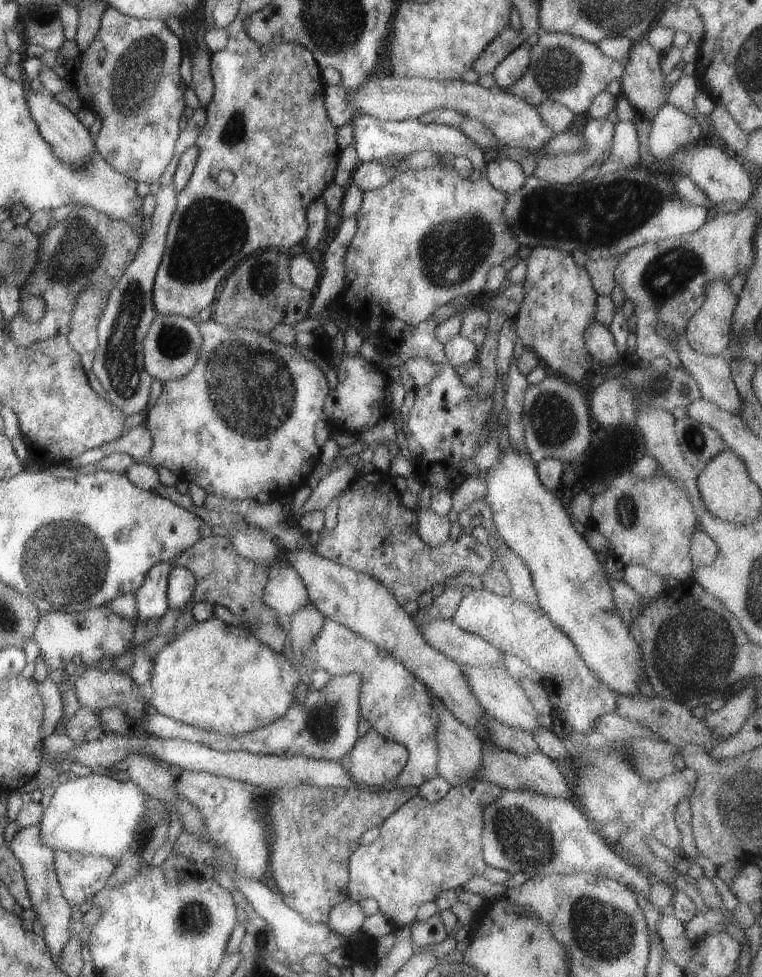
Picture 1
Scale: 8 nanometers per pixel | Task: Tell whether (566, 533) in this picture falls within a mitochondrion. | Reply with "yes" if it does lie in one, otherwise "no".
no

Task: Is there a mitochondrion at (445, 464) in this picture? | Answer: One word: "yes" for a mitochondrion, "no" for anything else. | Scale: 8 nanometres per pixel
no

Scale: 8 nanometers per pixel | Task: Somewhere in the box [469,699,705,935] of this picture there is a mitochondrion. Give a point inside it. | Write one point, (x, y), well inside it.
(522, 839)

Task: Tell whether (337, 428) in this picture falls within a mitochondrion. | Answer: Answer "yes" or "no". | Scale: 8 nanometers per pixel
no

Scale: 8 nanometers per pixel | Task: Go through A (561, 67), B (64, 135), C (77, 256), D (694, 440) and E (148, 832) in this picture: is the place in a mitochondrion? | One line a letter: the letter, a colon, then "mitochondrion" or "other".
A: mitochondrion
B: other
C: mitochondrion
D: mitochondrion
E: mitochondrion

